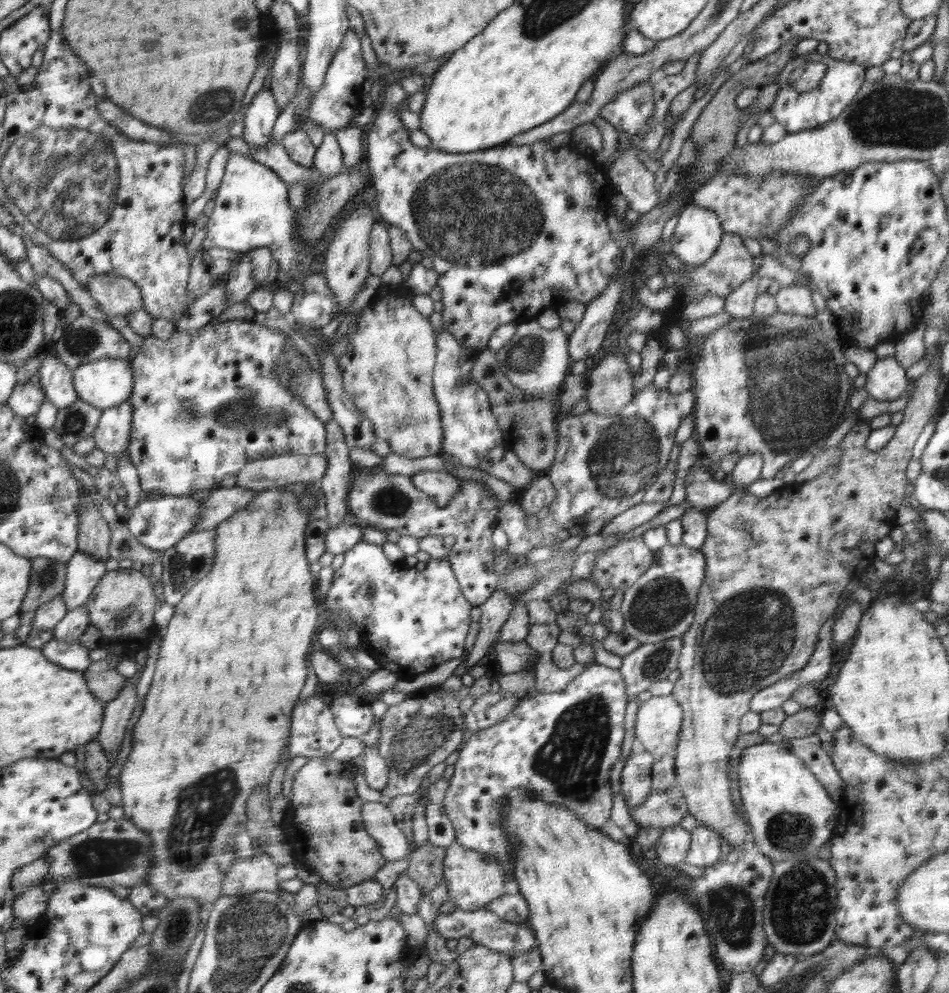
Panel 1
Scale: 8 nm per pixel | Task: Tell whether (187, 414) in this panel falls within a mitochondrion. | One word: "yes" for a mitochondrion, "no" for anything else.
yes

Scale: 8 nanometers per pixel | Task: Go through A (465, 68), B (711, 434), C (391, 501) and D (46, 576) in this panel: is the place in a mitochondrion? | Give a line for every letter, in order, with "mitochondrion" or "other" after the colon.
A: other
B: other
C: mitochondrion
D: mitochondrion

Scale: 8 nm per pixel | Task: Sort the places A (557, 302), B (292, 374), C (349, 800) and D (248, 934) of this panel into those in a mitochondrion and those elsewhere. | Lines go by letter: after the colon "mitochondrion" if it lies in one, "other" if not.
A: other
B: mitochondrion
C: other
D: mitochondrion

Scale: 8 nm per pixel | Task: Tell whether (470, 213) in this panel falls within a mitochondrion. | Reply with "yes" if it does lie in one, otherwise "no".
yes

